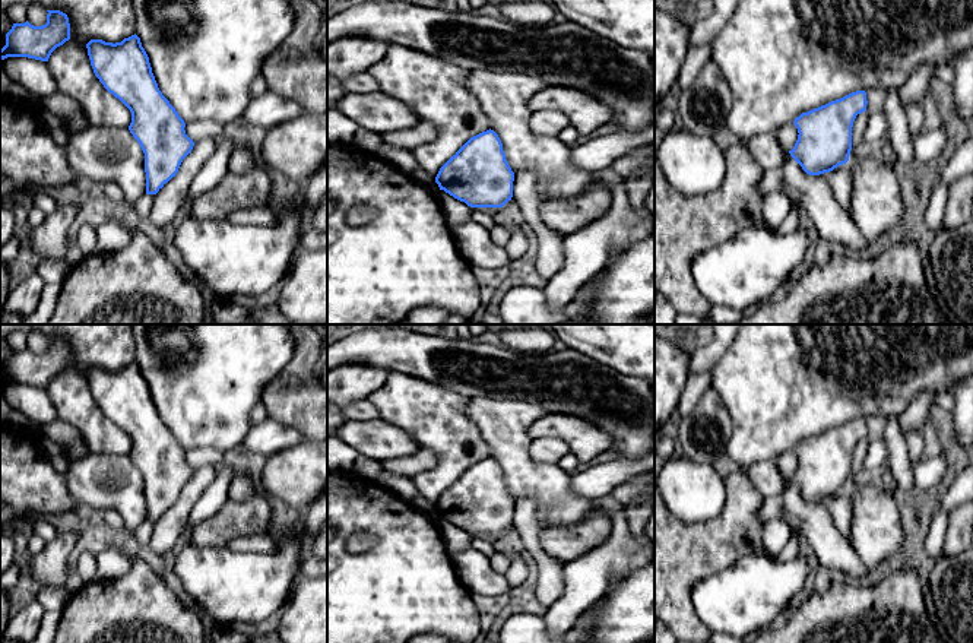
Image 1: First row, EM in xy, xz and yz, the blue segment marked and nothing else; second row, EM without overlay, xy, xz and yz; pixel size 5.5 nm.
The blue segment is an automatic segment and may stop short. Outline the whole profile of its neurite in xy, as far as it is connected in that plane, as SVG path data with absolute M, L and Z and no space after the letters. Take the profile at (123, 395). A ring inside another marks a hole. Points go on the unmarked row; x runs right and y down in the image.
M136 361L115 371L91 367L86 376L95 403L131 440L129 457L145 481L146 522L156 522L175 504L183 487L194 473L186 462L186 450L159 418L149 384Z

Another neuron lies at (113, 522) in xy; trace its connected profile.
M114 509L104 510L102 516L104 530L110 530L118 536L124 535L124 520Z

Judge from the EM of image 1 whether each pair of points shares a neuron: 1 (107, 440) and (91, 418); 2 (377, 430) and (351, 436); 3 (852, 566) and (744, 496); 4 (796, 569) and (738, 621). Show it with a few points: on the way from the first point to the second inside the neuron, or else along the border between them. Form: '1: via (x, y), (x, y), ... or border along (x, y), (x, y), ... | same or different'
1: via (101, 434), (92, 424) | same
2: via (371, 436), (357, 436) | same
3: border along (764, 497), (763, 506), (758, 510), (763, 525) | different
4: via (782, 582), (776, 583), (753, 607) | same

